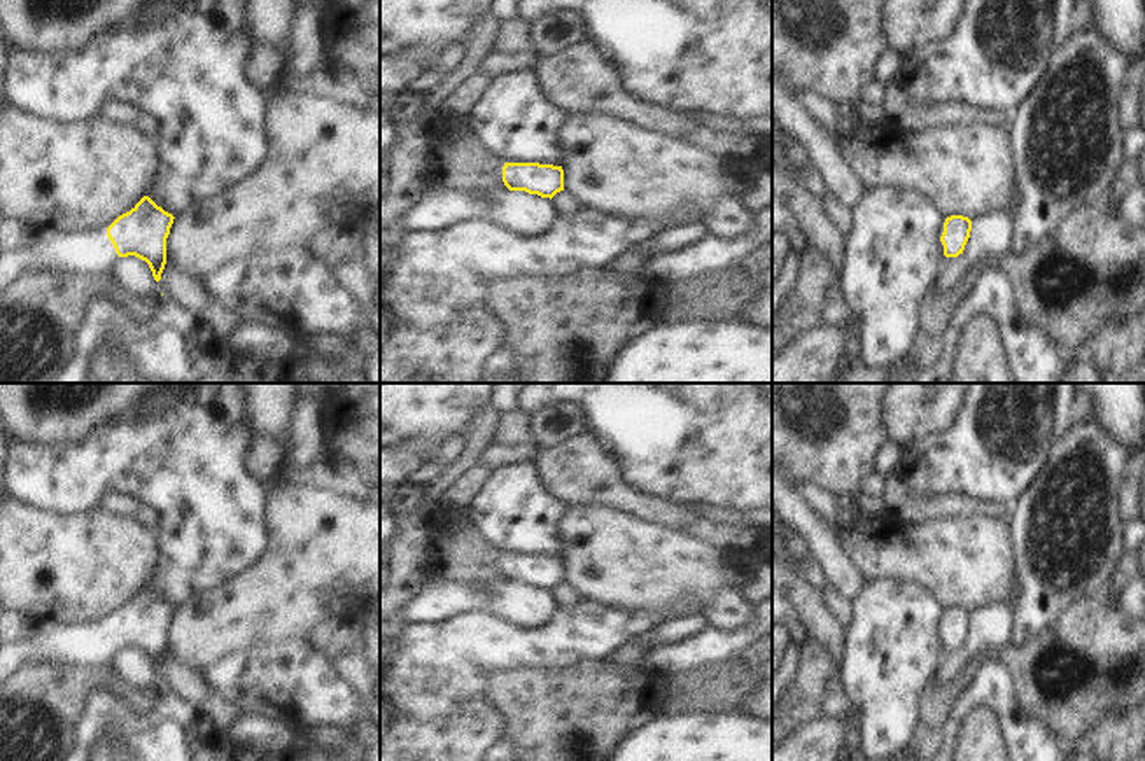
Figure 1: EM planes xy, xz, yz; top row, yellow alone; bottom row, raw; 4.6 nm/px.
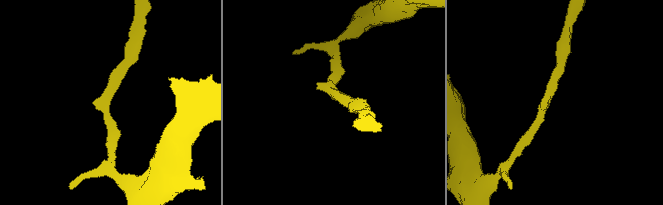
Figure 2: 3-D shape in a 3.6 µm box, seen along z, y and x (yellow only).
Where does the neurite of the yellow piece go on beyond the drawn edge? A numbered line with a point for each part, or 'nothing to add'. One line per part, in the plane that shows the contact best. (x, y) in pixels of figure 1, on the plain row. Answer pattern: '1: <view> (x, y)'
1: xy (88, 644)

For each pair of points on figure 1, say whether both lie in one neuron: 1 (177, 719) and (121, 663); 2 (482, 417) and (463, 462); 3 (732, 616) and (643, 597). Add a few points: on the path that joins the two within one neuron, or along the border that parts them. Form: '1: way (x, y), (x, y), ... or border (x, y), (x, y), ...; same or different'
1: border (163, 688), (158, 697); different
2: way (480, 427), (473, 452); same
3: border (727, 585), (699, 611); different

